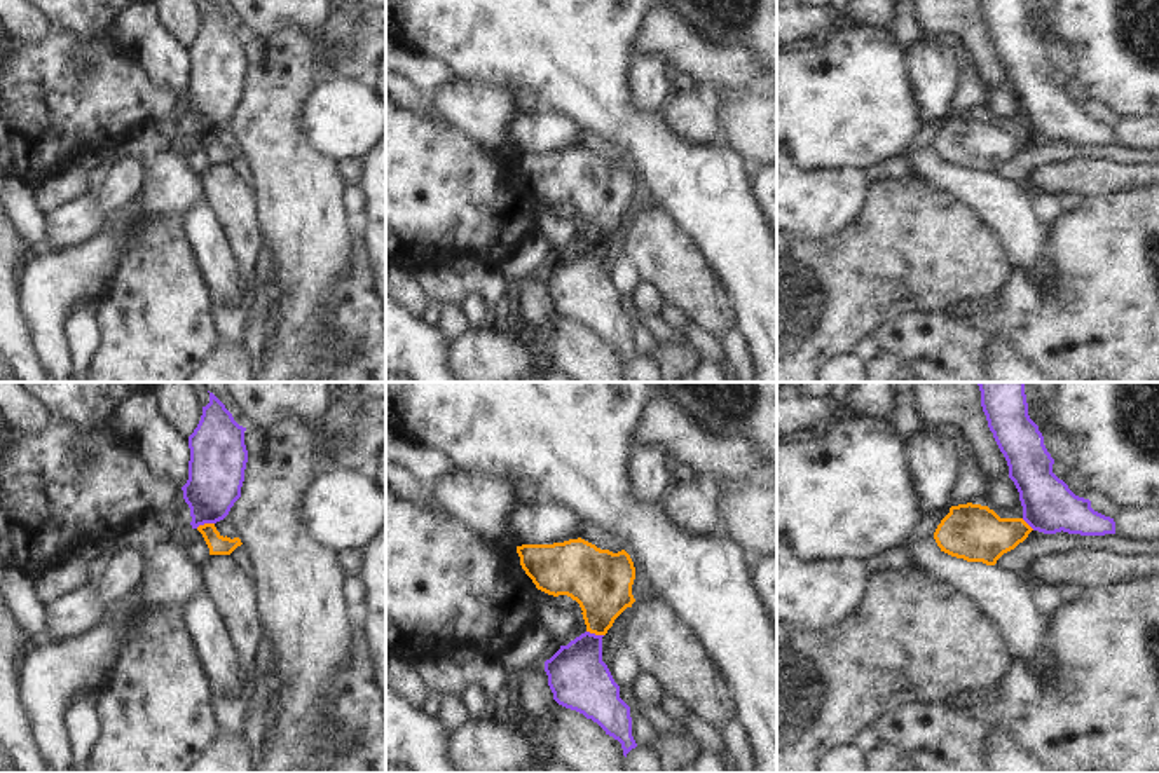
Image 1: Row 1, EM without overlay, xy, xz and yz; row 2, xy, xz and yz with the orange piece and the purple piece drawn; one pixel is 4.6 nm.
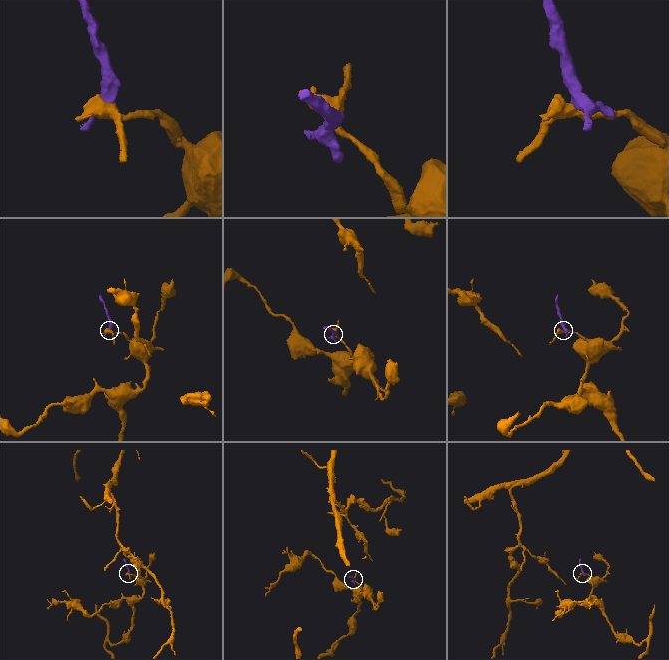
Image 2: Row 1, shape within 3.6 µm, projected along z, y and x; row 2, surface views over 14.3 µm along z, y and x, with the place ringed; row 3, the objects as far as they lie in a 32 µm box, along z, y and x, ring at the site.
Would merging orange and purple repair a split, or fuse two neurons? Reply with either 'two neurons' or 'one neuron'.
two neurons

